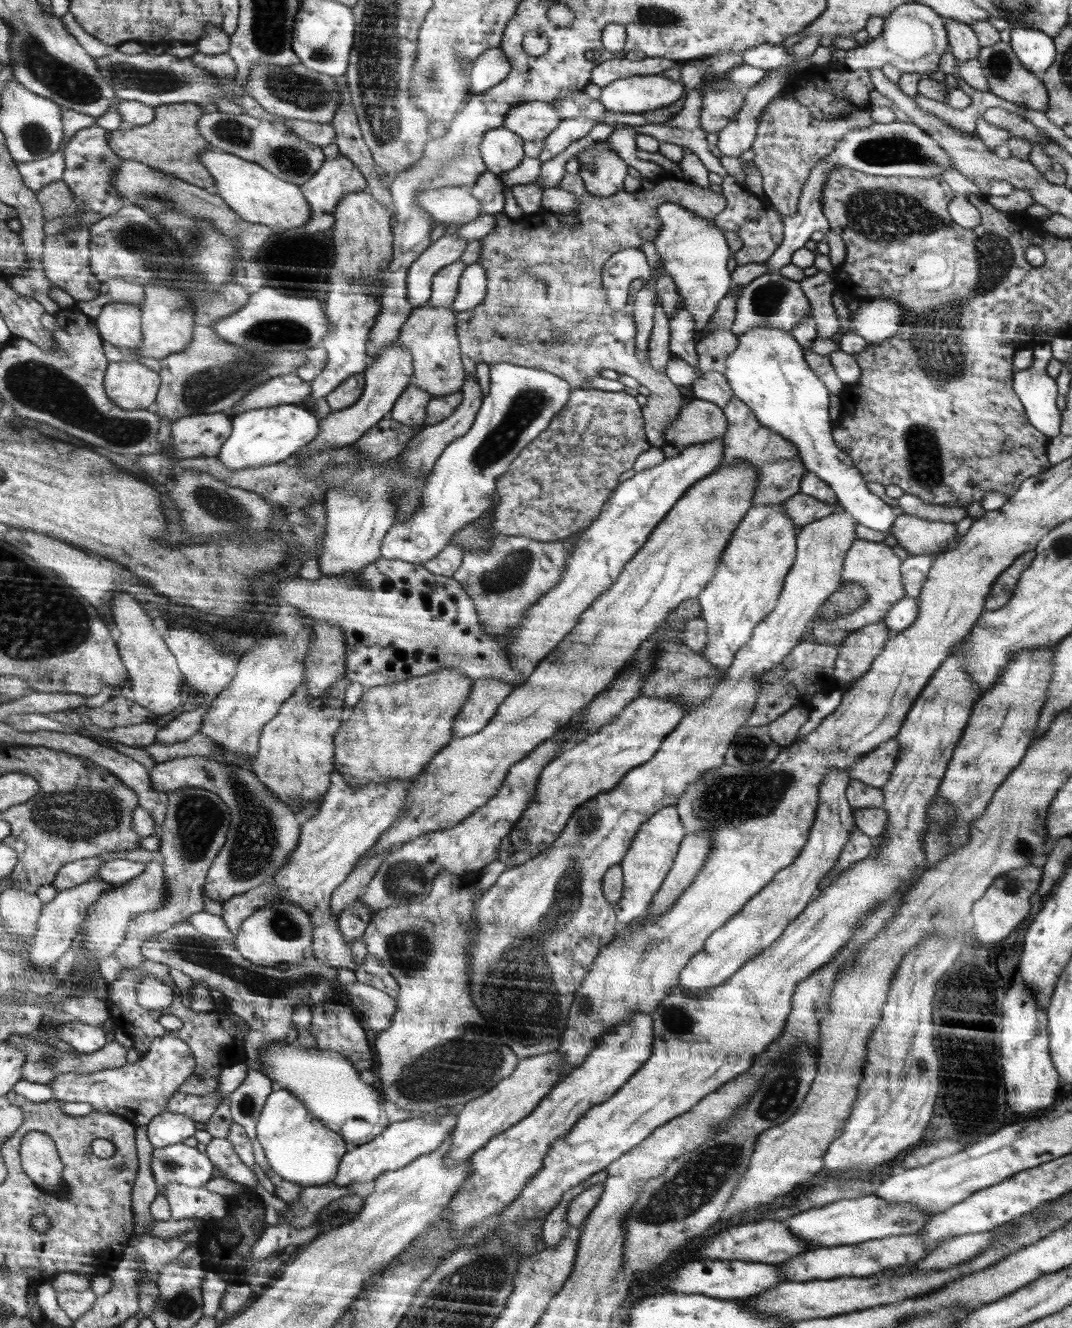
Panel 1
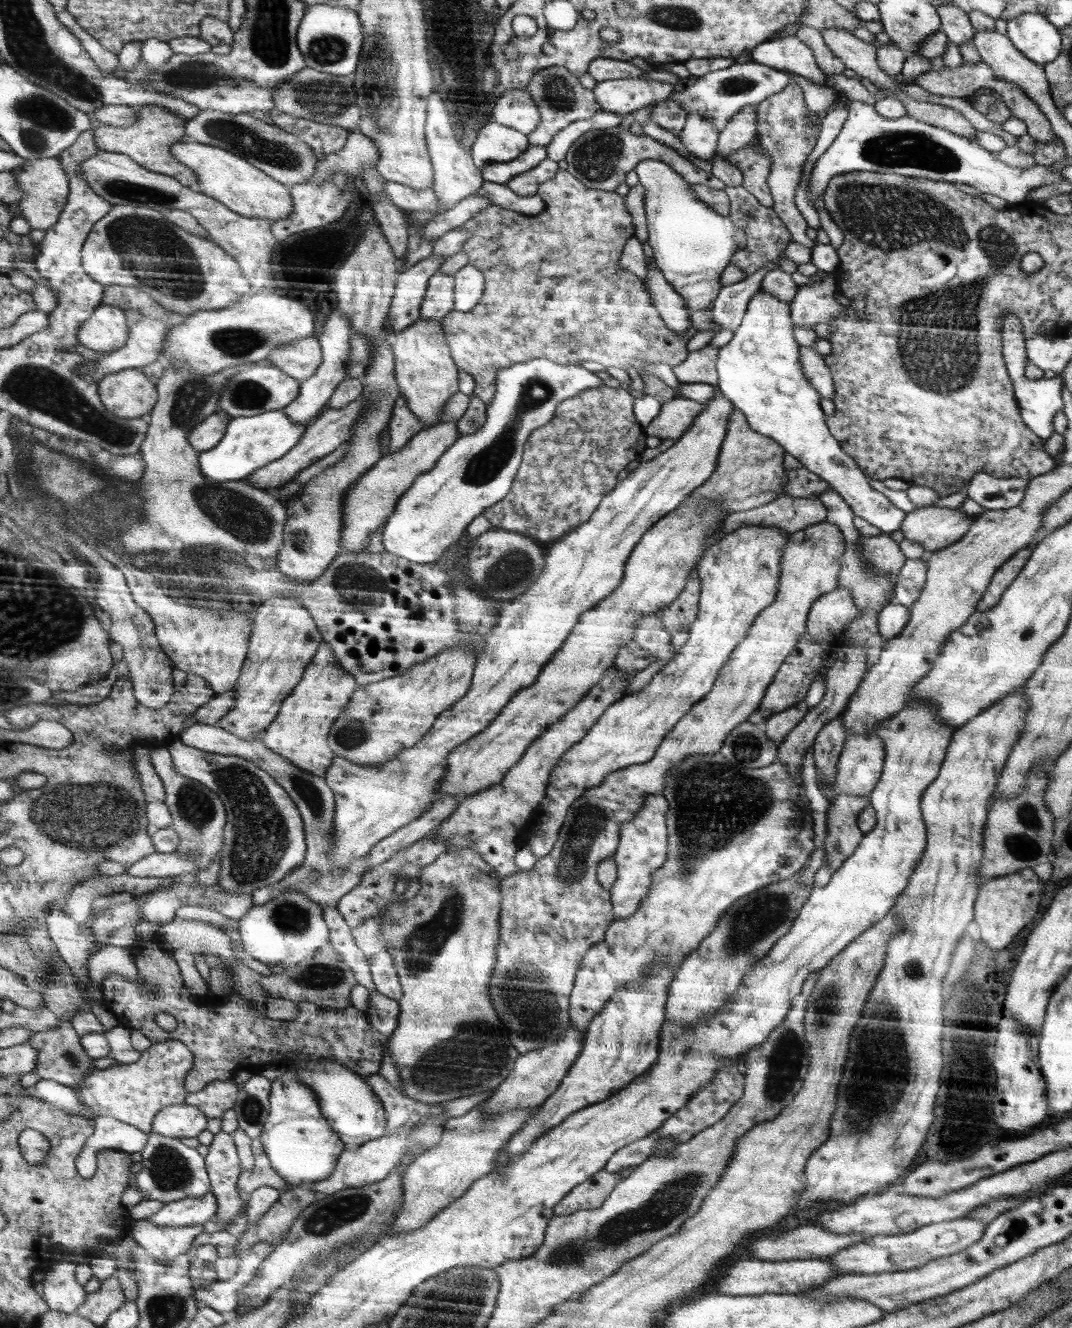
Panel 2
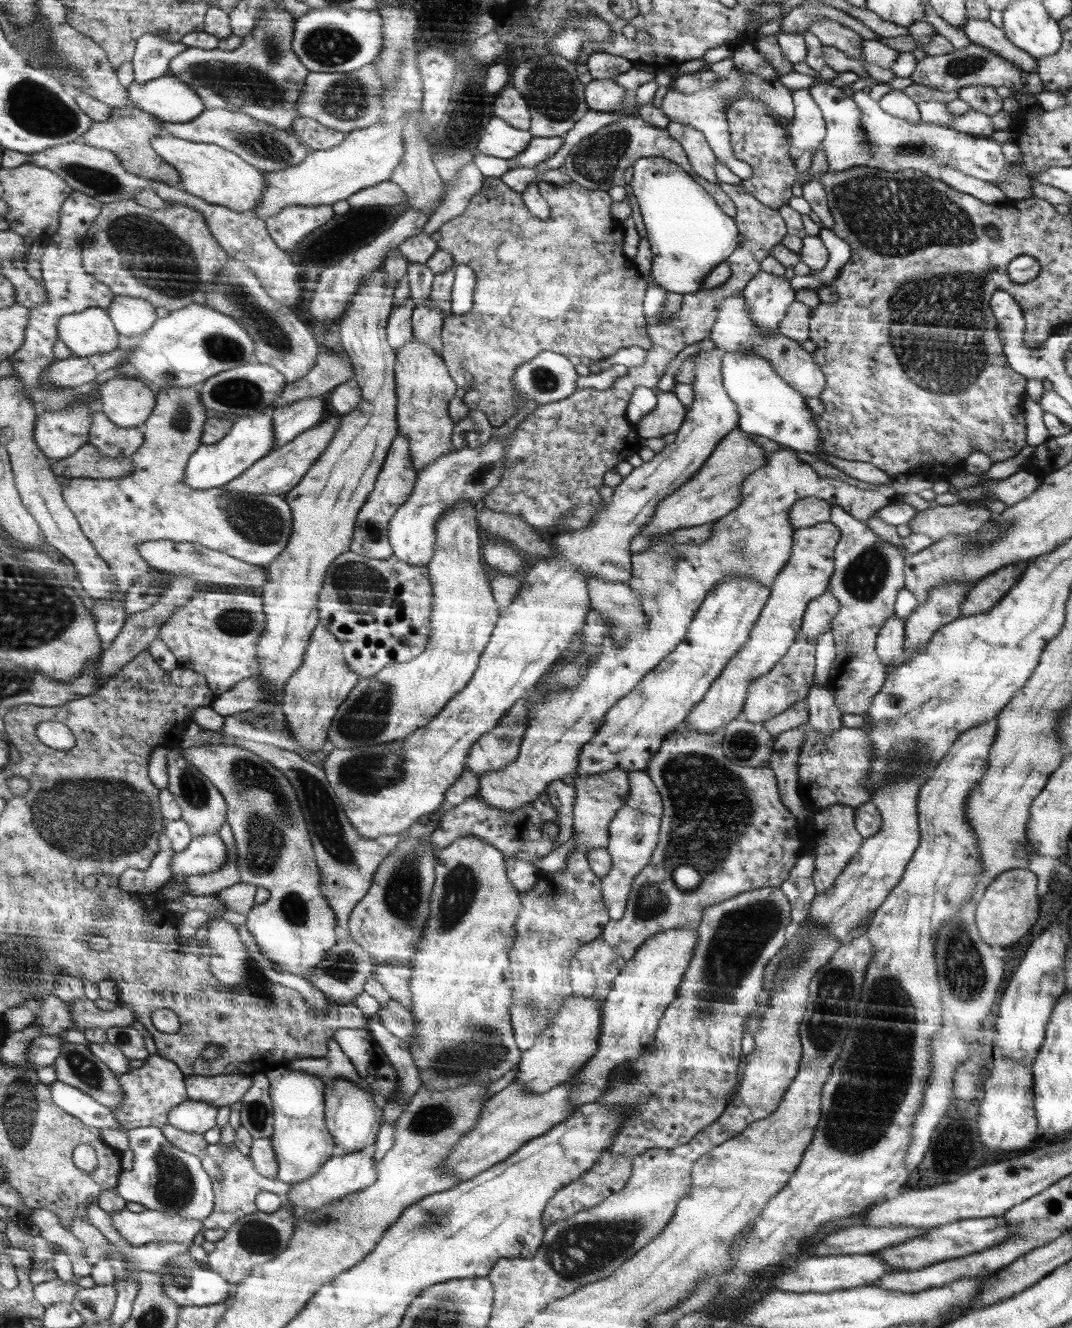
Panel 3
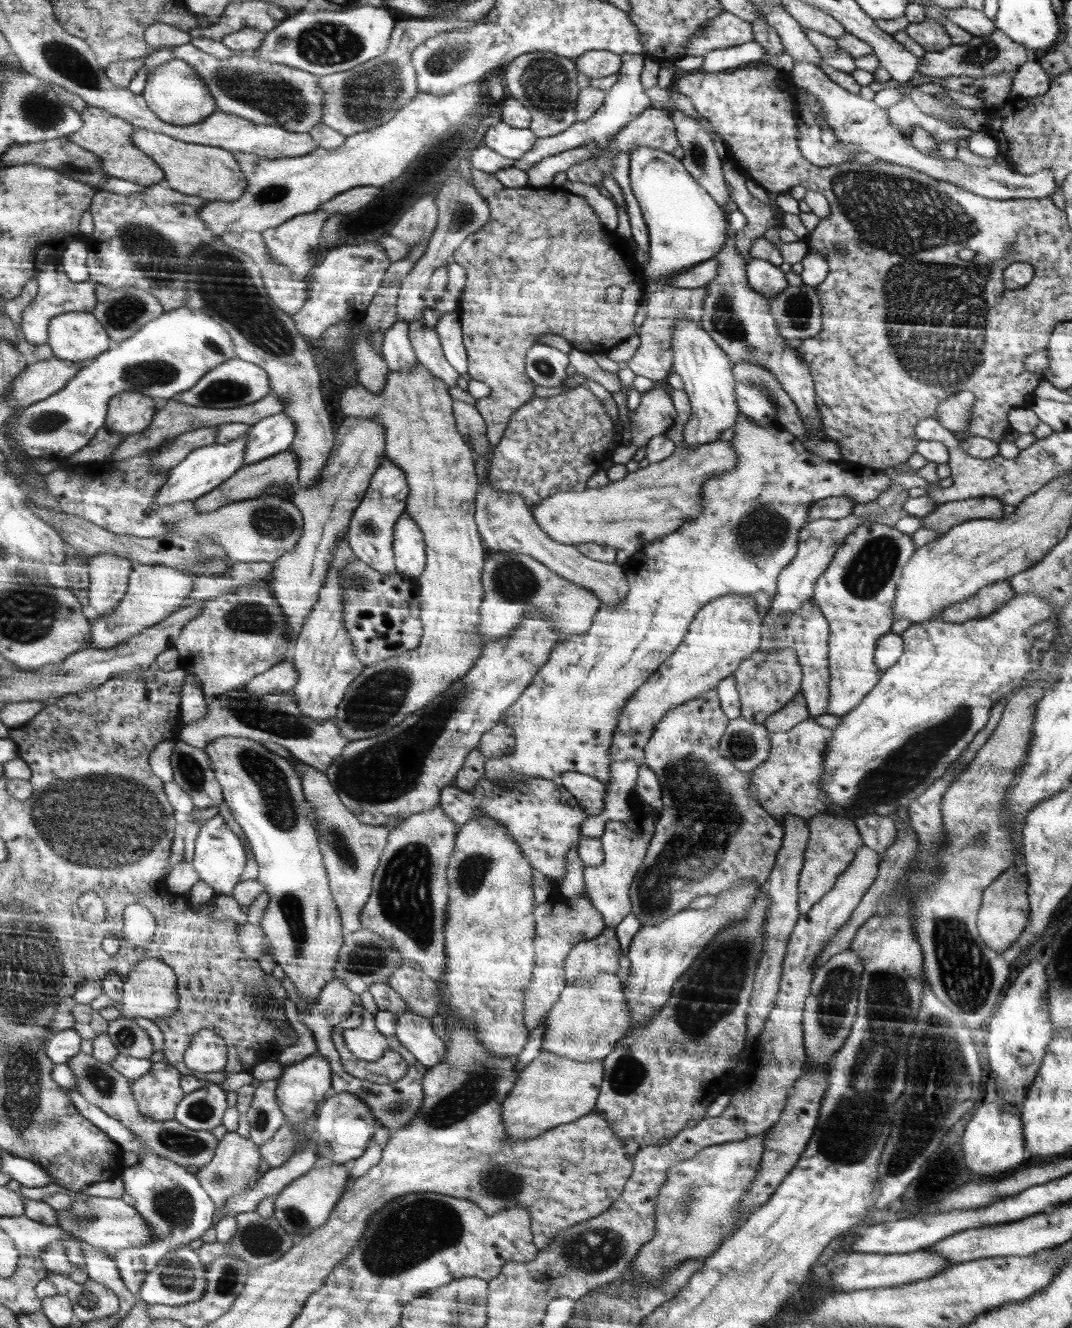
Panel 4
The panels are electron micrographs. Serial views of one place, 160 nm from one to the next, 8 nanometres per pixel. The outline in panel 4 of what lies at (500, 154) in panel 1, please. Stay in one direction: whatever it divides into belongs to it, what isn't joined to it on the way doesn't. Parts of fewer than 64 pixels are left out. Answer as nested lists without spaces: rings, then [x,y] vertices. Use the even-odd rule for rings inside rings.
[[[501,120],[488,127],[482,143],[508,158],[522,158],[537,142],[537,136],[529,128],[514,128]]]

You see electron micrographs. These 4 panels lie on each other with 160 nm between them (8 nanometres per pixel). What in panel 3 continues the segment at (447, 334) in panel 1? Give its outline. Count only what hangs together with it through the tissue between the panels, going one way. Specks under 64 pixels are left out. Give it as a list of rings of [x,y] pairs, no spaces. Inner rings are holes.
[[[415,336],[398,350],[396,366],[396,389],[399,396],[398,429],[400,435],[407,436],[411,444],[411,456],[417,474],[440,456],[454,452],[452,446],[452,426],[450,402],[456,392],[456,384],[450,378],[442,357],[428,348]]]

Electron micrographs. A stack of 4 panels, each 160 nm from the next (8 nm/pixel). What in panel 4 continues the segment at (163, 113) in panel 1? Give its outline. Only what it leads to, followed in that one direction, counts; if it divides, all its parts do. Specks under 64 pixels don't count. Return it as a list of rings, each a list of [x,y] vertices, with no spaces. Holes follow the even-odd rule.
[[[87,106],[80,112],[80,116],[83,122],[80,130],[69,134],[66,138],[93,152],[101,160],[103,169],[110,177],[123,178],[145,187],[165,179],[163,169],[156,164],[156,161],[133,143],[133,134],[138,128],[135,128],[130,121],[93,106]]]

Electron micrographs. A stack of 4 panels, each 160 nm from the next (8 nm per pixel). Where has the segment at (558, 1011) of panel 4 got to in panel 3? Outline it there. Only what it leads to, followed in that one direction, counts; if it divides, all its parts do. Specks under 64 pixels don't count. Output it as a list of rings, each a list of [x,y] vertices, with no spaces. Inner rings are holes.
[[[568,997],[560,1008],[553,1024],[535,1040],[534,1046],[523,1053],[519,1060],[516,1082],[521,1082],[534,1093],[548,1092],[560,1083],[567,1082],[579,1072],[584,1063],[598,1051],[599,1036],[602,1035],[604,1001],[594,998]]]

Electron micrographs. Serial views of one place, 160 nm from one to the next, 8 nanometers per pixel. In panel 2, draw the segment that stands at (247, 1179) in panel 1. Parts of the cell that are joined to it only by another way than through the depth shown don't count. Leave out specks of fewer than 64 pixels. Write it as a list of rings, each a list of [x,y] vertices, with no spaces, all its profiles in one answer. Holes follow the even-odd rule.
[[[224,1131],[213,1135],[206,1154],[206,1165],[212,1196],[216,1197],[216,1223],[230,1225],[244,1209],[243,1197],[237,1192],[237,1182],[244,1170],[232,1135]]]

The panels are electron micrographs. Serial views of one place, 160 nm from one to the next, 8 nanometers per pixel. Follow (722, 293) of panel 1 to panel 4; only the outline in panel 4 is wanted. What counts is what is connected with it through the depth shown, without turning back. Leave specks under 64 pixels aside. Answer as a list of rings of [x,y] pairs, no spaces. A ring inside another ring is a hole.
[[[637,146],[630,154],[629,179],[649,231],[649,280],[664,283],[672,275],[713,259],[724,248],[728,220],[715,197],[687,171],[681,159],[664,149]]]

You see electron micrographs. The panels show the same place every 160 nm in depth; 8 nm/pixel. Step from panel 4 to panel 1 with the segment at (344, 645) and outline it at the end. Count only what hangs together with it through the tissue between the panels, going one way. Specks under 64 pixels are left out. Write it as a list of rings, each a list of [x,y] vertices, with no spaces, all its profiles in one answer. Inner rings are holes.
[[[343,676],[321,698],[307,698],[306,683],[302,682],[295,694],[283,703],[279,715],[263,729],[259,738],[259,754],[248,766],[260,782],[266,784],[267,788],[270,788],[271,792],[283,800],[296,814],[303,808],[305,800],[307,802],[318,800],[319,796],[327,794],[328,786],[331,786],[330,774],[335,769],[334,764],[332,764],[332,758],[335,758],[335,735],[340,722],[342,722],[342,706],[344,706],[342,698],[344,698],[346,684],[348,684],[348,679]]]

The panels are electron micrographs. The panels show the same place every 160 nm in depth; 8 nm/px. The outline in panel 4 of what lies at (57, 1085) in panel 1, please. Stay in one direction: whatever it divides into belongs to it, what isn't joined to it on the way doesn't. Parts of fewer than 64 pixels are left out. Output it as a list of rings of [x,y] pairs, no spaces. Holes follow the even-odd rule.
[[[166,1060],[153,1062],[150,1070],[131,1080],[135,1103],[143,1116],[152,1120],[172,1120],[178,1103],[184,1098],[180,1081],[183,1074]]]

